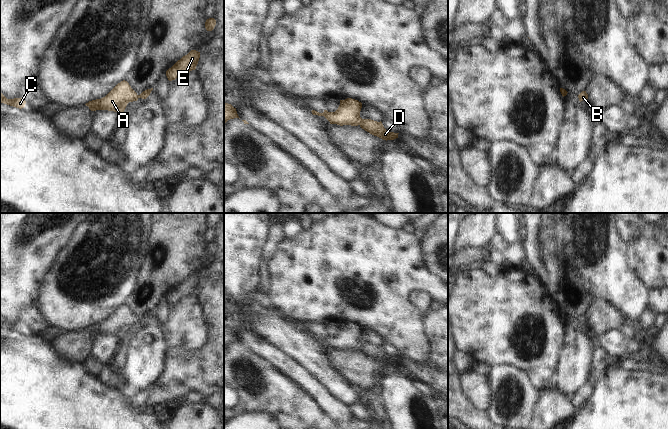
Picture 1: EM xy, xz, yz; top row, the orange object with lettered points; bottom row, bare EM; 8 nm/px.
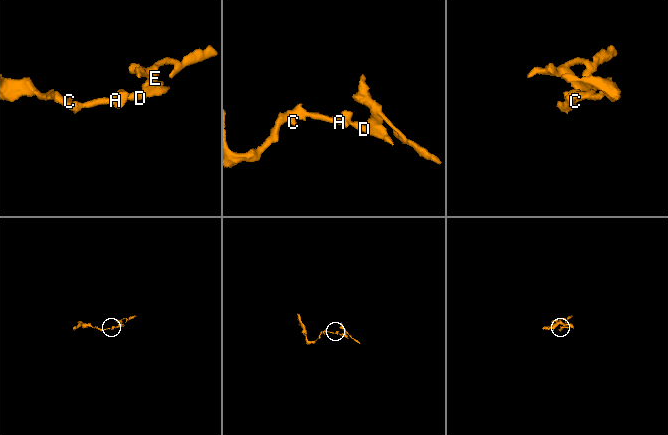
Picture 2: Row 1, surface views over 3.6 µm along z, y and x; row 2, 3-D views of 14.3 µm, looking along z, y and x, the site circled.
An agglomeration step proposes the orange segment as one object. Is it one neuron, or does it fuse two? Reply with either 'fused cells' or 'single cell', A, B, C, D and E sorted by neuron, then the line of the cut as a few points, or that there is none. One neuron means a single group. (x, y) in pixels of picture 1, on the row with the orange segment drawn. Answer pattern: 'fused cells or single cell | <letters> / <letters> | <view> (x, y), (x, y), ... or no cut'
single cell | A B C D E | no cut

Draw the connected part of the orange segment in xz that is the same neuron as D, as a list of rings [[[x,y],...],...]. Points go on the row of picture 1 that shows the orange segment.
[[[347,98],[345,100],[340,100],[340,105],[335,112],[328,112],[327,110],[324,110],[323,113],[319,113],[315,110],[312,110],[311,112],[313,115],[324,116],[330,124],[337,124],[340,126],[359,125],[370,134],[386,141],[398,138],[399,133],[387,131],[381,121],[377,122],[371,119],[362,119],[360,117],[361,108],[361,102],[352,98]]]

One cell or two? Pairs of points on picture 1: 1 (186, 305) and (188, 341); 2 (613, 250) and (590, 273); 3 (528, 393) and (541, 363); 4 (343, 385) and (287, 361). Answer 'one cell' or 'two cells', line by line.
1: one cell
2: one cell
3: two cells
4: two cells

